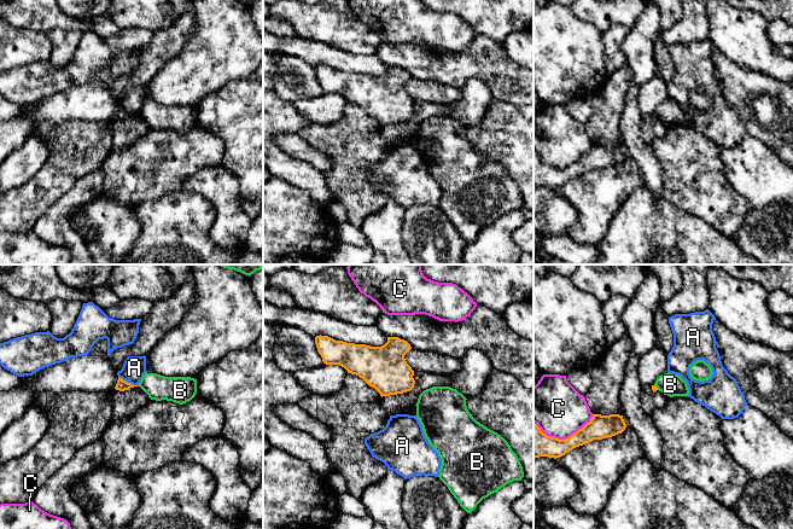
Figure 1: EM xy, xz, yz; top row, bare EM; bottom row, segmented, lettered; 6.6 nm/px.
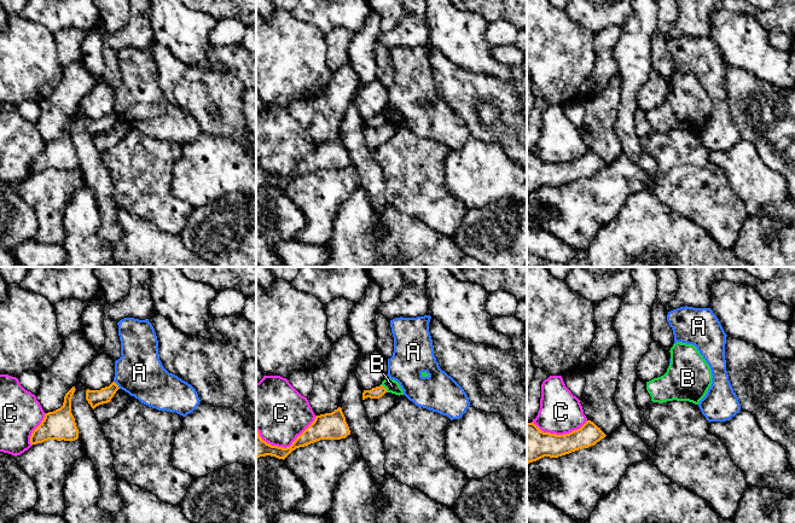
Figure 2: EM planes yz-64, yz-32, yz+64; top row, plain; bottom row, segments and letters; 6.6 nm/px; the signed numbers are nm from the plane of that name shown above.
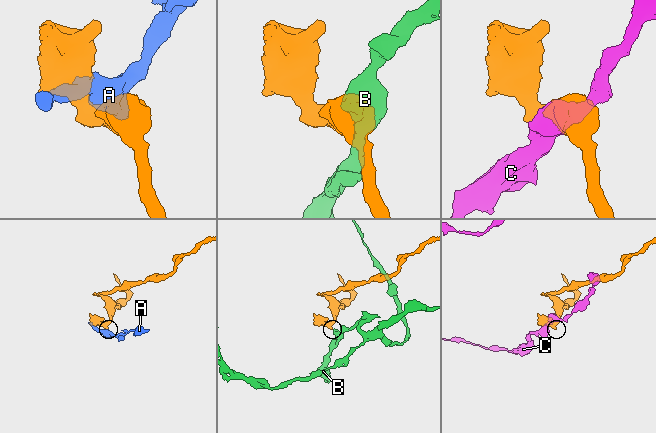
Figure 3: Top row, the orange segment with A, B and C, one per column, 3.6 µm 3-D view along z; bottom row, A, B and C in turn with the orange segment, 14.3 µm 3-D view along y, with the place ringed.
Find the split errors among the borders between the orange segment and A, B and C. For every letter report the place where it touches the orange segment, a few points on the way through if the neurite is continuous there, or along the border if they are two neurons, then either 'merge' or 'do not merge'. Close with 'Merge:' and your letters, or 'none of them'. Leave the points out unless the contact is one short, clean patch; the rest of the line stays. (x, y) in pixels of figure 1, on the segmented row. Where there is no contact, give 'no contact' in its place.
A: meets orange in xy at (127, 382); do not merge
B: meets orange in yz at (656, 387); border along yz (654, 384), (658, 389); do not merge
C: meets orange in yz at (565, 439); do not merge
Merge: none of them

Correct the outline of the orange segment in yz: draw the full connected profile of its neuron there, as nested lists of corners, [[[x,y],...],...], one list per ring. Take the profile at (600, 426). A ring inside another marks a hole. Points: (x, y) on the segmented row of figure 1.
[[[593,414],[593,418],[582,429],[568,438],[559,440],[547,436],[533,423],[533,458],[548,457],[560,458],[576,447],[594,440],[602,440],[622,434],[626,428],[623,415],[619,414]]]

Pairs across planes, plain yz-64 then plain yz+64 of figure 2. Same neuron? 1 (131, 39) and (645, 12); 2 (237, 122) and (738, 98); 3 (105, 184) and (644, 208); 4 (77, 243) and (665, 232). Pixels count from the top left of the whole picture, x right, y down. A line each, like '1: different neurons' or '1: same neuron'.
1: different neurons
2: same neuron
3: different neurons
4: same neuron

